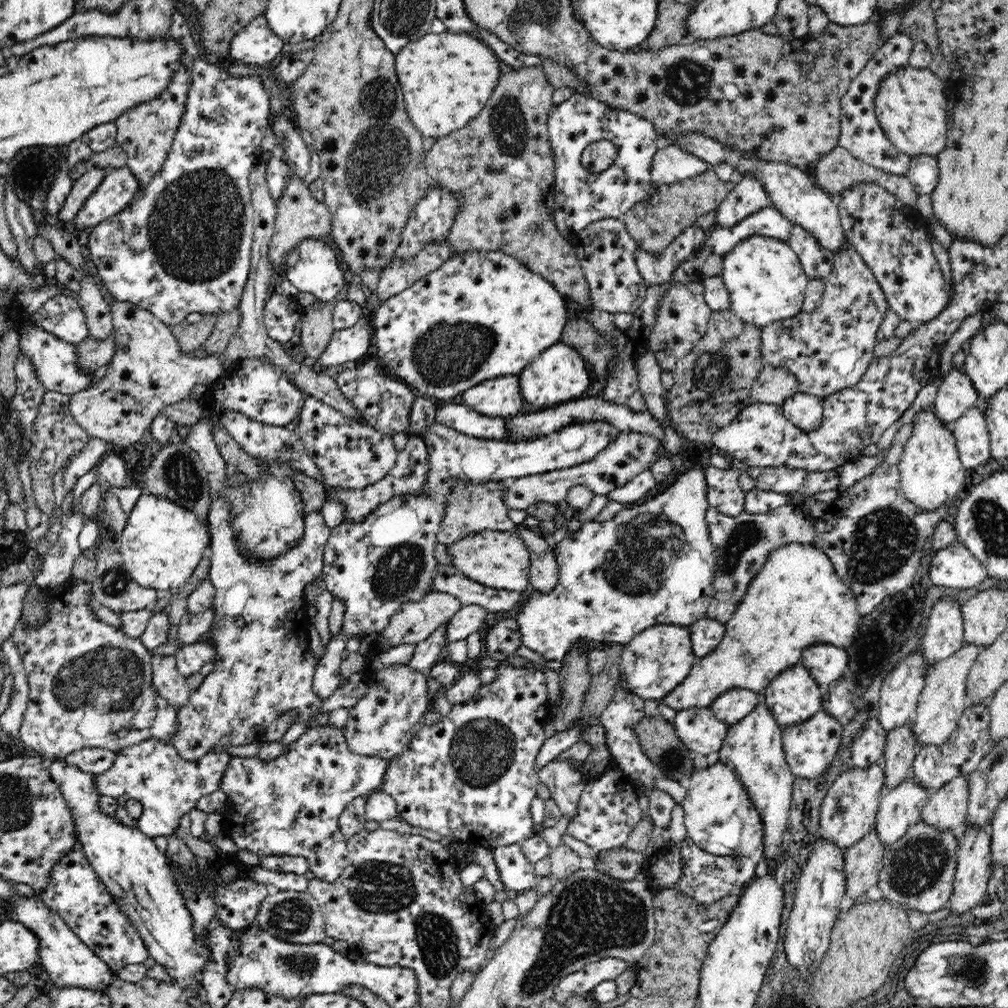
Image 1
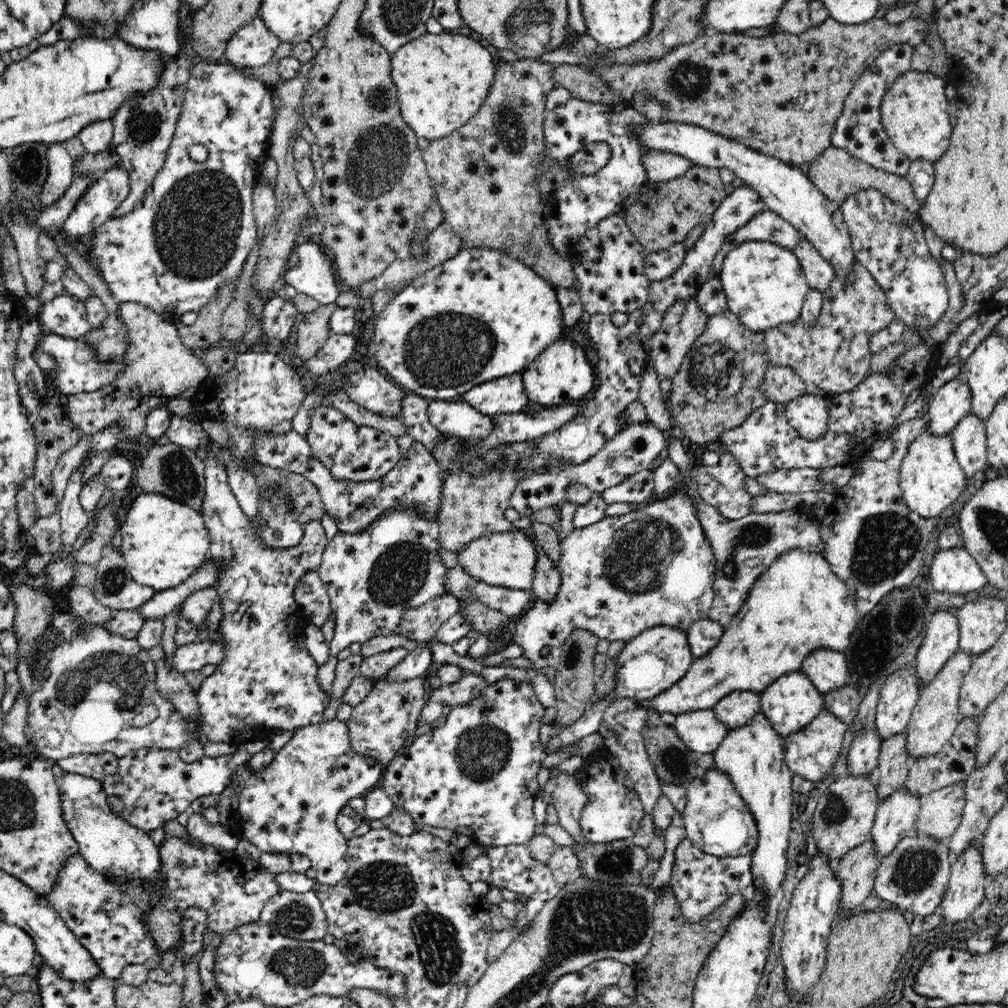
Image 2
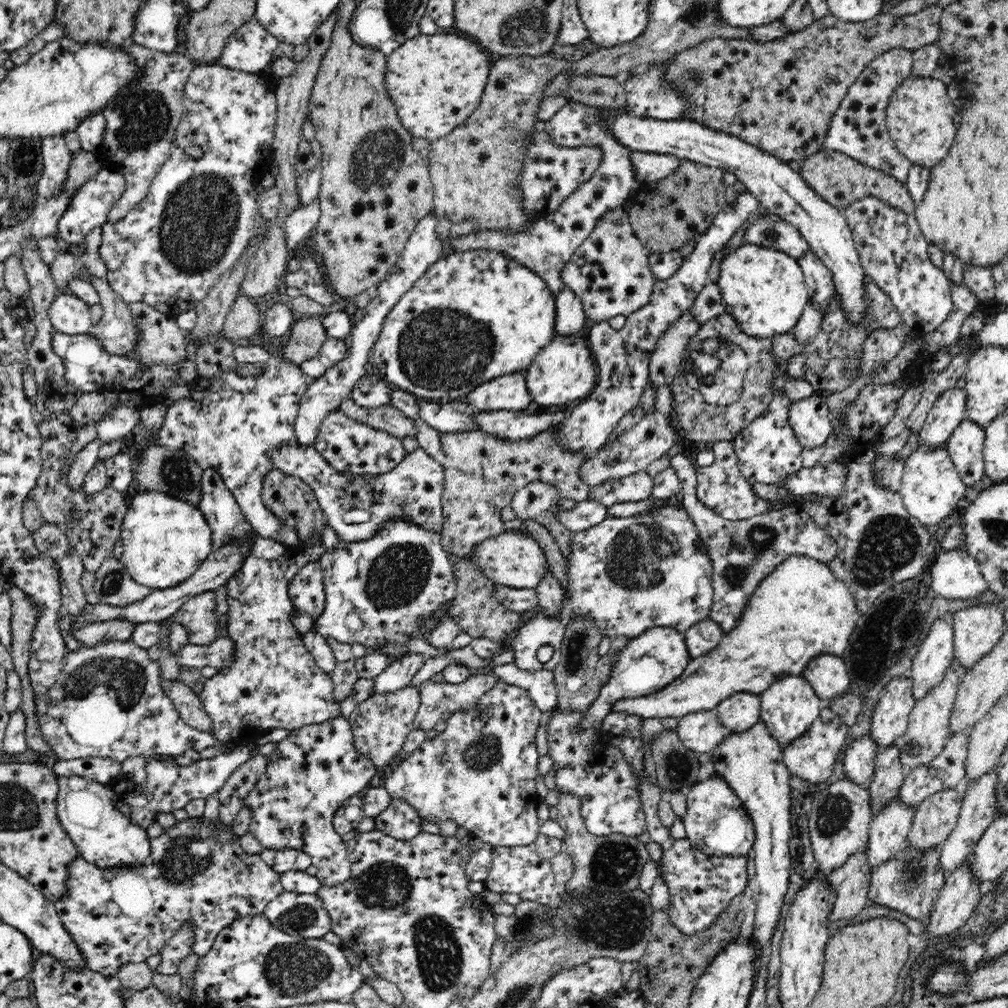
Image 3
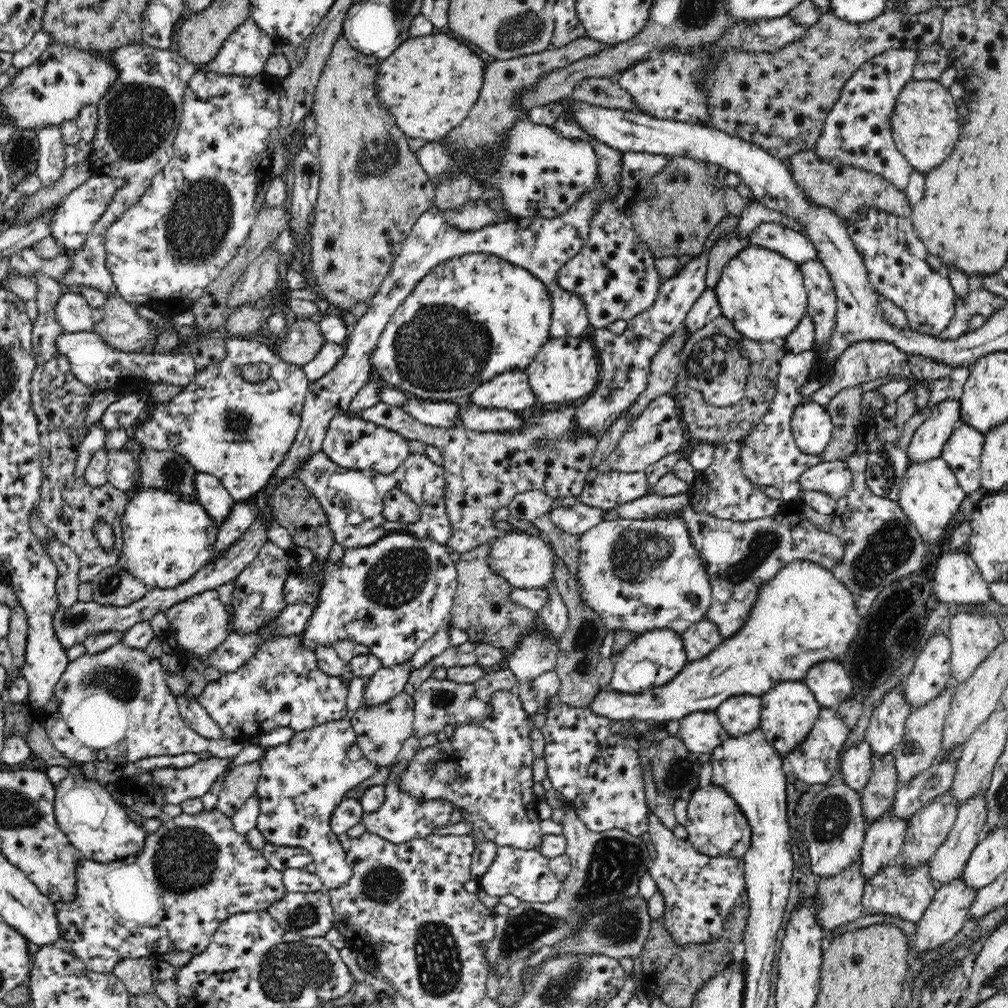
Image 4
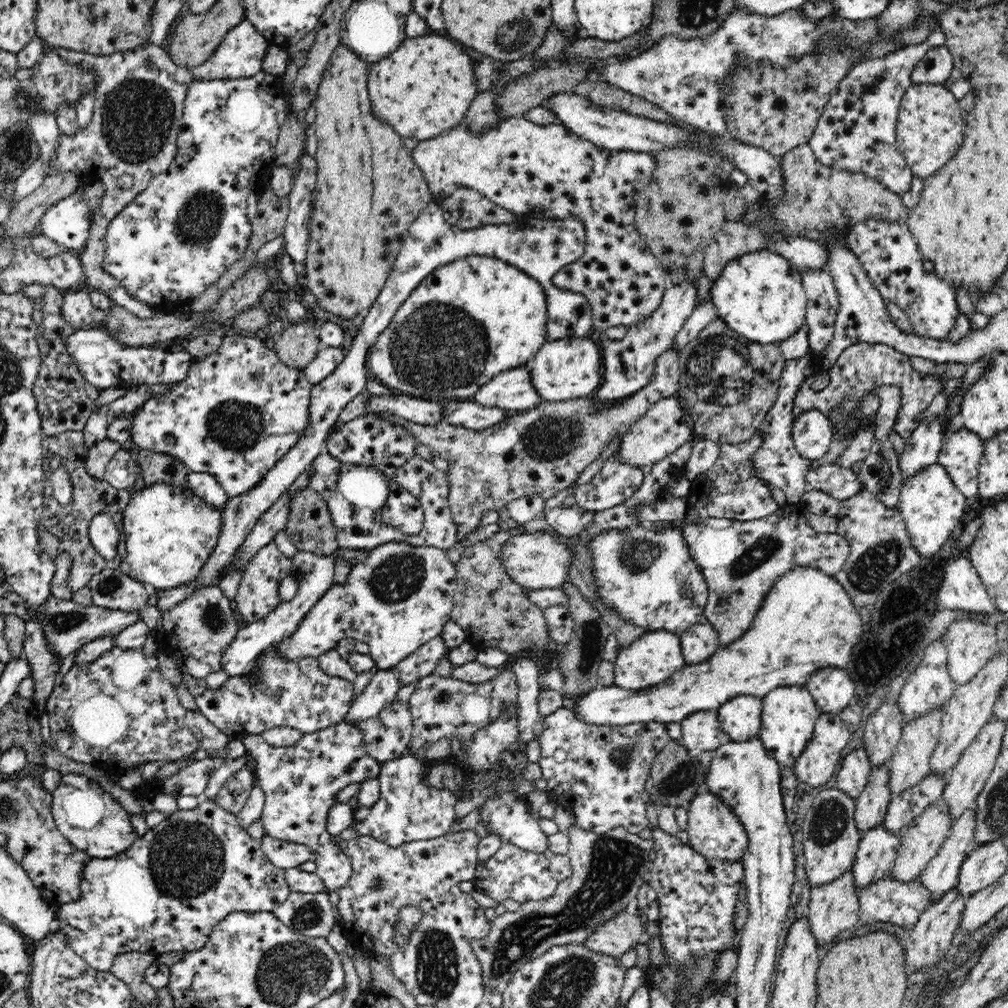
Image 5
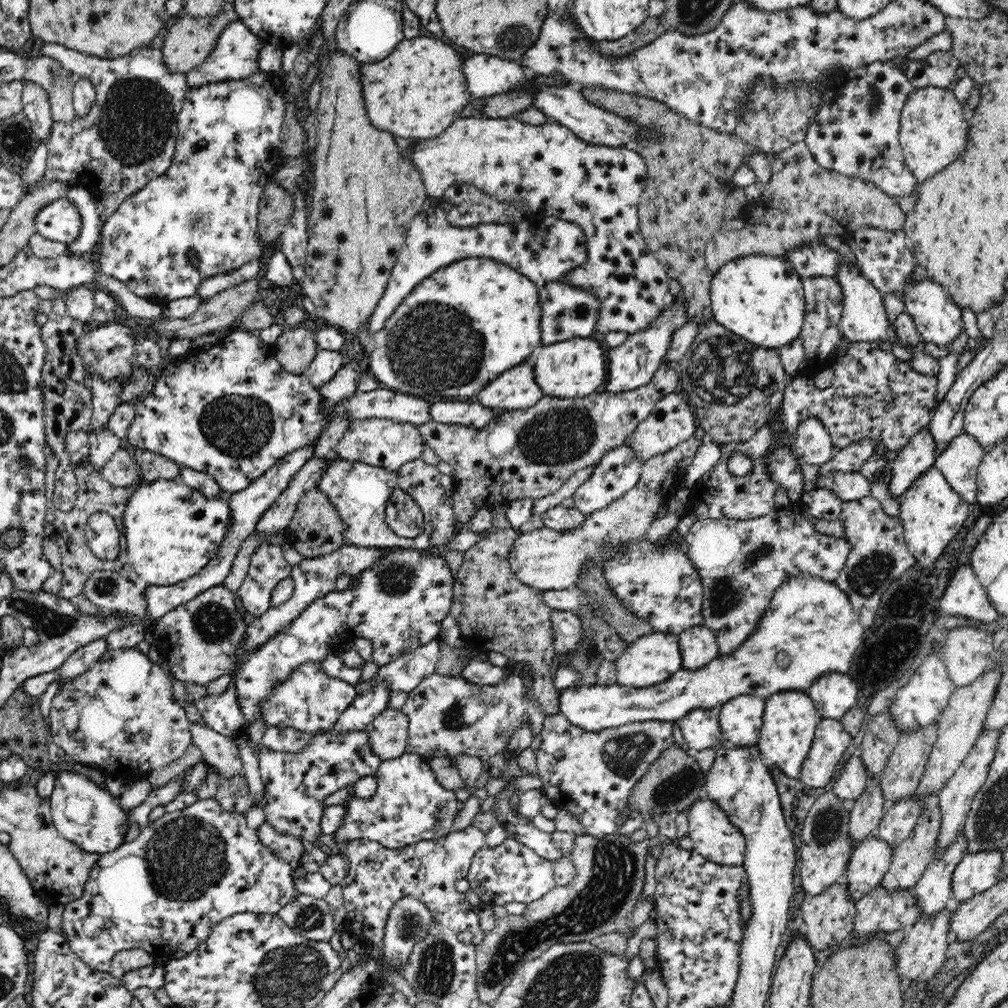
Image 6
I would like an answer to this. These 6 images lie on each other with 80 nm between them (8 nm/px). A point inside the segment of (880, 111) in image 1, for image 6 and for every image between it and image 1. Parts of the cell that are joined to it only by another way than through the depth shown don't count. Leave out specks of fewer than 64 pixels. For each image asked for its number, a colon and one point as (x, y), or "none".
2: (917, 115)
3: (920, 117)
4: (925, 123)
5: (929, 129)
6: (933, 132)

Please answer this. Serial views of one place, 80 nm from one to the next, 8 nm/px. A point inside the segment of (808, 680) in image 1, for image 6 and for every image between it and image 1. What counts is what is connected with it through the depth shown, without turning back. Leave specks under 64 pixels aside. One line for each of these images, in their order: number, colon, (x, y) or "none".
2: (791, 702)
3: (788, 708)
4: (789, 711)
5: (789, 716)
6: (790, 718)

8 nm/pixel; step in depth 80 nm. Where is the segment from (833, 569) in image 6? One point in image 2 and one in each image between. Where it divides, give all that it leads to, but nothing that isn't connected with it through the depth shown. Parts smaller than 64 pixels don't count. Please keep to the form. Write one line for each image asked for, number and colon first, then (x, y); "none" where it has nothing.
2: (744, 549)
3: (743, 552)
4: (740, 558)
5: (741, 561)

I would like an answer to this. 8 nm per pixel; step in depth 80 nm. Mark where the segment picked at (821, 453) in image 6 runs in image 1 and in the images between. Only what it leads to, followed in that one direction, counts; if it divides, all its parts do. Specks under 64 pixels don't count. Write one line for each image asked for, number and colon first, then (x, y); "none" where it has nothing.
1: (806, 412)
2: (808, 415)
3: (810, 418)
4: (812, 429)
5: (812, 433)

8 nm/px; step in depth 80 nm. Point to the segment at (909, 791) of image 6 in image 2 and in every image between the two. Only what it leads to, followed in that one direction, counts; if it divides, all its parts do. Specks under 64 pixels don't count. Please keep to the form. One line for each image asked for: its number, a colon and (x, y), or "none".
2: (934, 718)
3: (928, 730)
4: (919, 748)
5: (909, 764)

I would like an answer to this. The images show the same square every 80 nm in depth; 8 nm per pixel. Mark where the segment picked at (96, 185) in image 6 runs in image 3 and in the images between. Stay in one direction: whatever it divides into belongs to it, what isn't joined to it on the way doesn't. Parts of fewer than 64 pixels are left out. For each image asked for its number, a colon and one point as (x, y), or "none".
3: (141, 121)
4: (137, 124)
5: (138, 109)

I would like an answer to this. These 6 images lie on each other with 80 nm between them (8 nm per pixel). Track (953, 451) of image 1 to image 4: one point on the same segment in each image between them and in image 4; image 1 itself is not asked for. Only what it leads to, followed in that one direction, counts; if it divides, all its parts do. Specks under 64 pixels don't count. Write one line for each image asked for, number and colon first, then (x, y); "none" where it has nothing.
2: (931, 479)
3: (931, 488)
4: (930, 496)

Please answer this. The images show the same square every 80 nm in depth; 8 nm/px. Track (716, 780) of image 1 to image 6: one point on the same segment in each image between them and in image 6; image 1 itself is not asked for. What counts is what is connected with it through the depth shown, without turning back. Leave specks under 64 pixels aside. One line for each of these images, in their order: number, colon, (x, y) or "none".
2: (716, 819)
3: (717, 824)
4: (716, 827)
5: (714, 831)
6: (714, 837)

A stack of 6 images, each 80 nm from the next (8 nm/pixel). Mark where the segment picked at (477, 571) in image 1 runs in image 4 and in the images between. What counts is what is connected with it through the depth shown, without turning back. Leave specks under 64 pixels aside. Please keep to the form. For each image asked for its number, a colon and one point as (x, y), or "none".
2: (508, 559)
3: (514, 559)
4: (527, 561)

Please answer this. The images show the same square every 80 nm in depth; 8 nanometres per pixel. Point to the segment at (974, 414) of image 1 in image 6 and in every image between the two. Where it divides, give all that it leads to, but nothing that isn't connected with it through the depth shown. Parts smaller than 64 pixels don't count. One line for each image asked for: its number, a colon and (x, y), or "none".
2: (969, 437)
3: (965, 446)
4: (962, 452)
5: (961, 453)
6: (958, 463)

